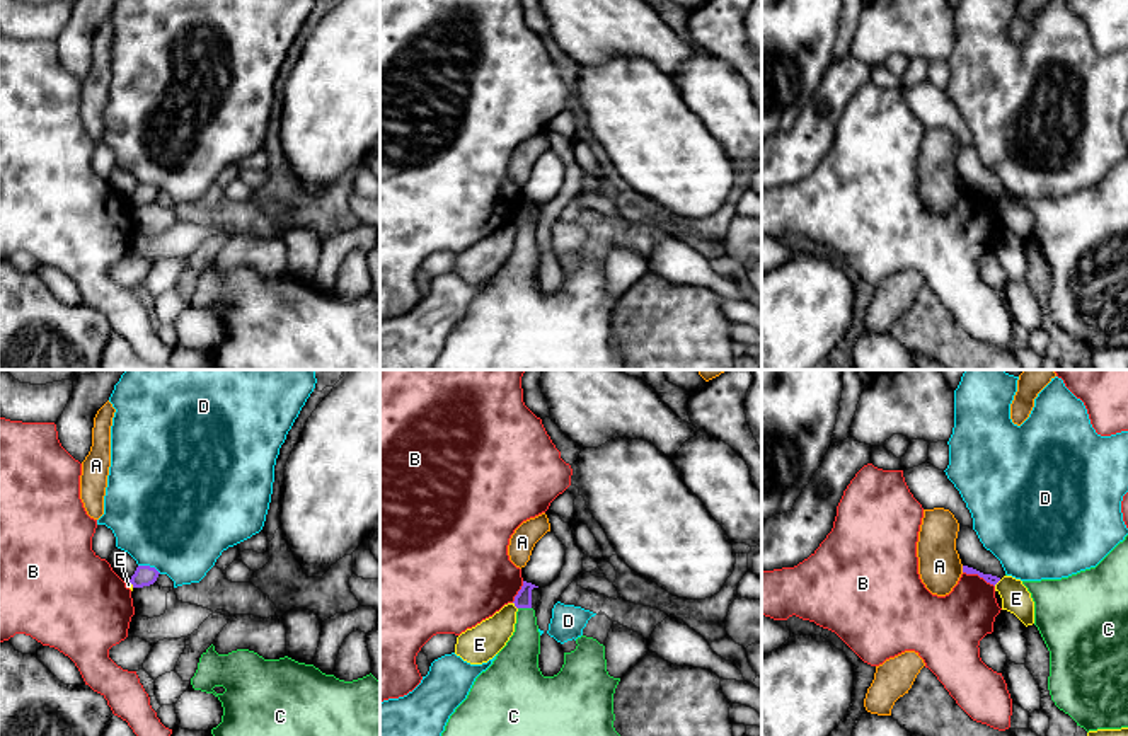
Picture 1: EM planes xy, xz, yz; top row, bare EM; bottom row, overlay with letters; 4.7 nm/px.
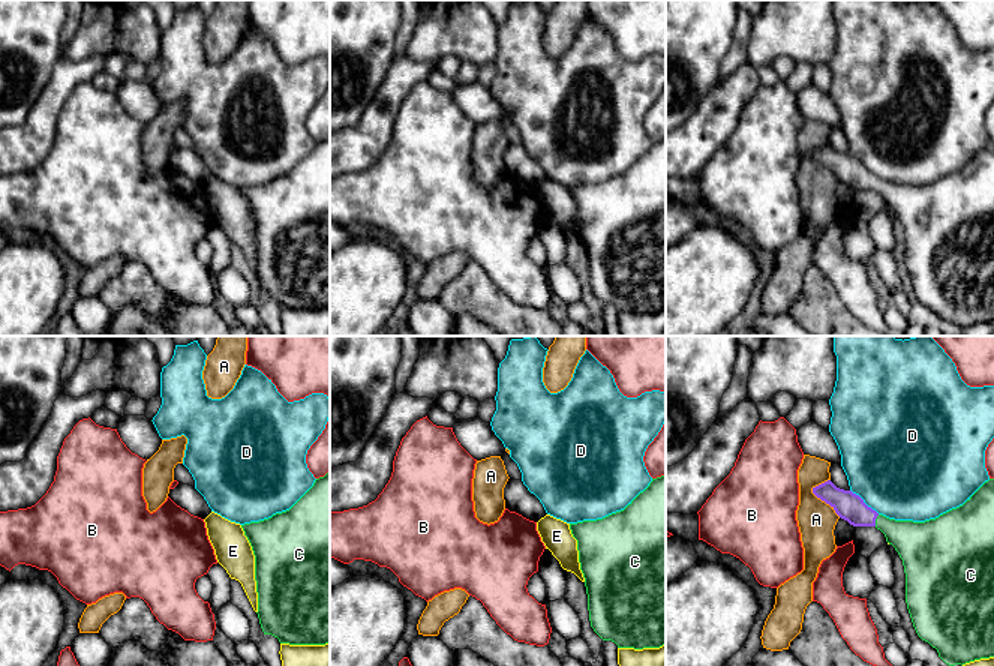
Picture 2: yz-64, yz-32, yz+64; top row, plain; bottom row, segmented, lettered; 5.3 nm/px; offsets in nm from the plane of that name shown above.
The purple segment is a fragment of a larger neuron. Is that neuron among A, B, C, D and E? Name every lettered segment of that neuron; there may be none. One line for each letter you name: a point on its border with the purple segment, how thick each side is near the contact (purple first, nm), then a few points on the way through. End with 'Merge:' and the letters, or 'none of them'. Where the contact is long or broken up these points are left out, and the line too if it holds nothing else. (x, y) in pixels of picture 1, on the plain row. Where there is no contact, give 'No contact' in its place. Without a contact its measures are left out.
C: Touches purple at xz (525, 225). Thickness 80 nm (purple) against 180 nm. Path across: xz (523, 217), (525, 225), (525, 263), (518, 276)
Merge: C

